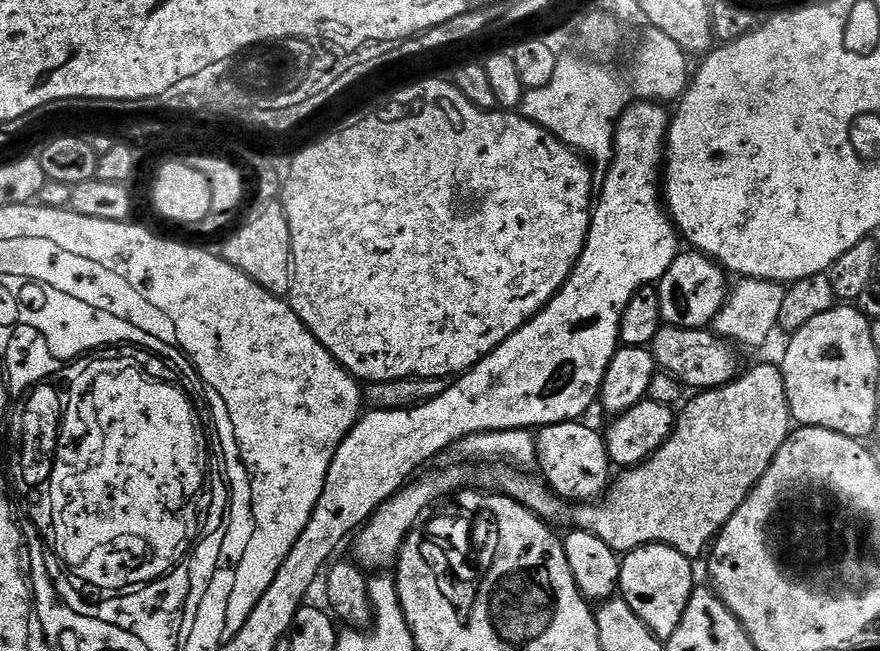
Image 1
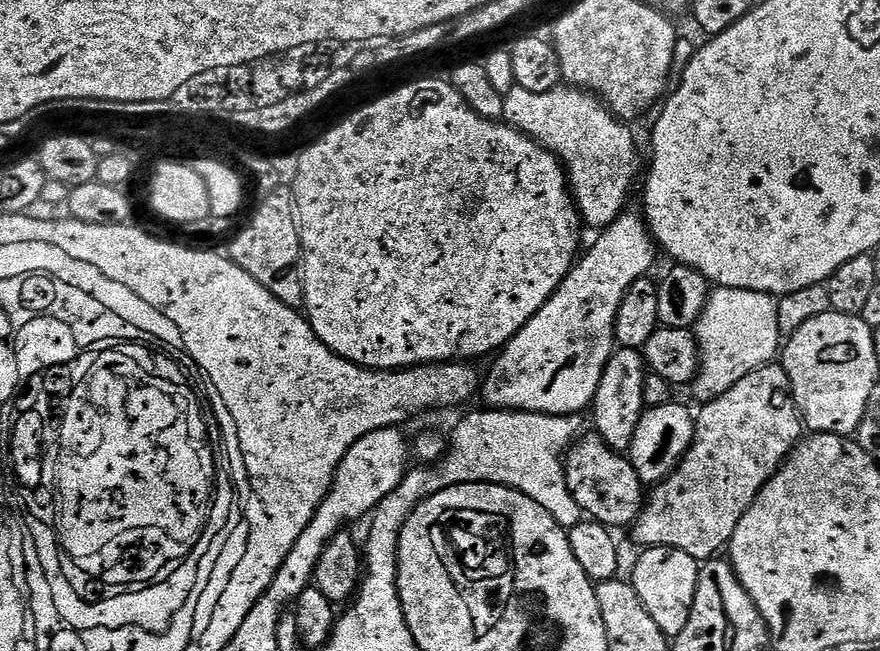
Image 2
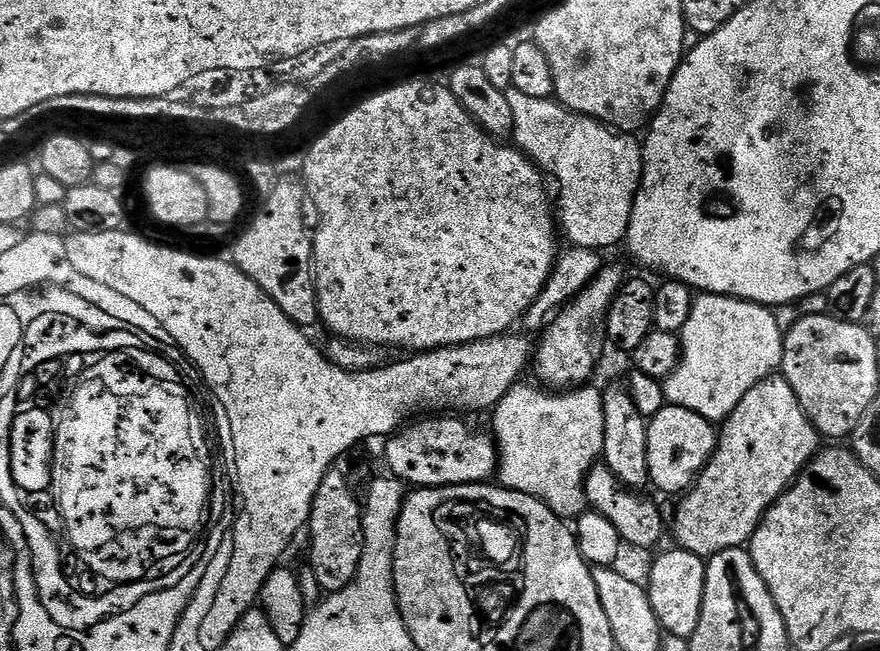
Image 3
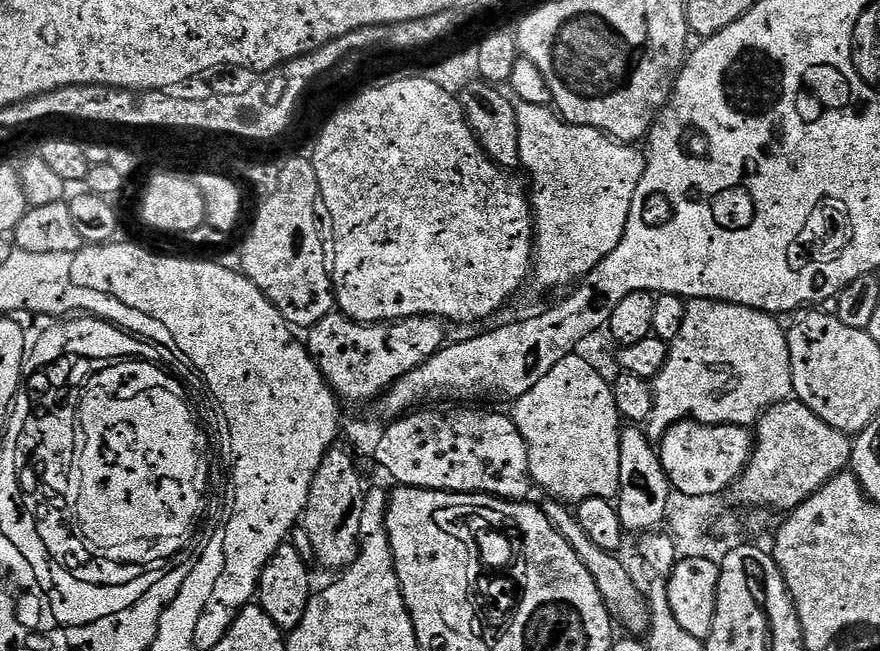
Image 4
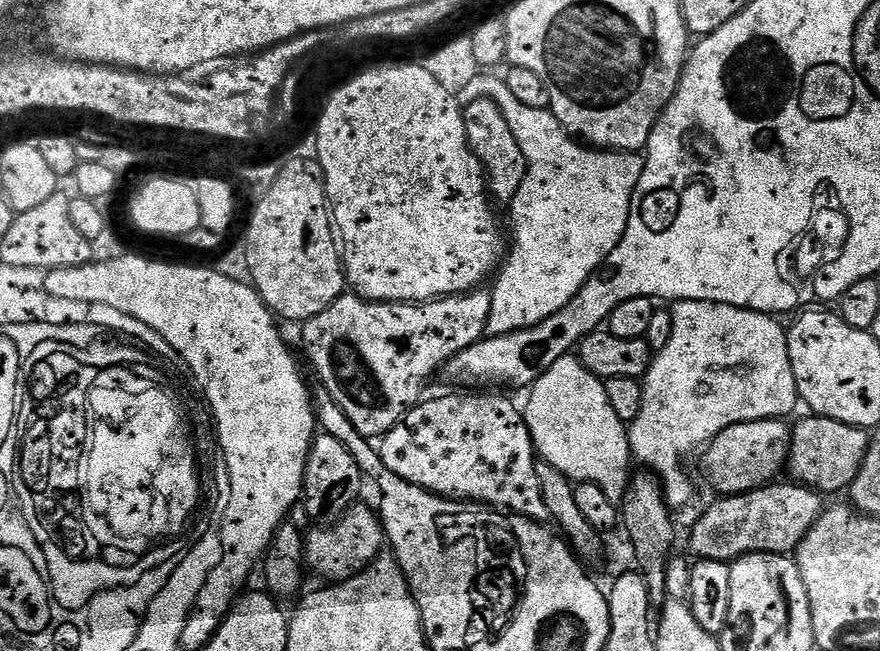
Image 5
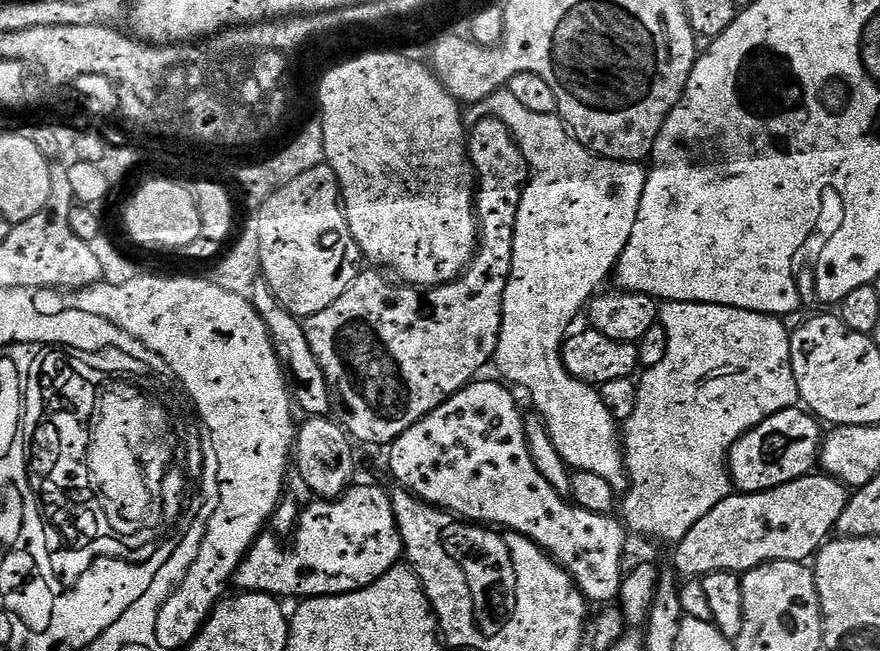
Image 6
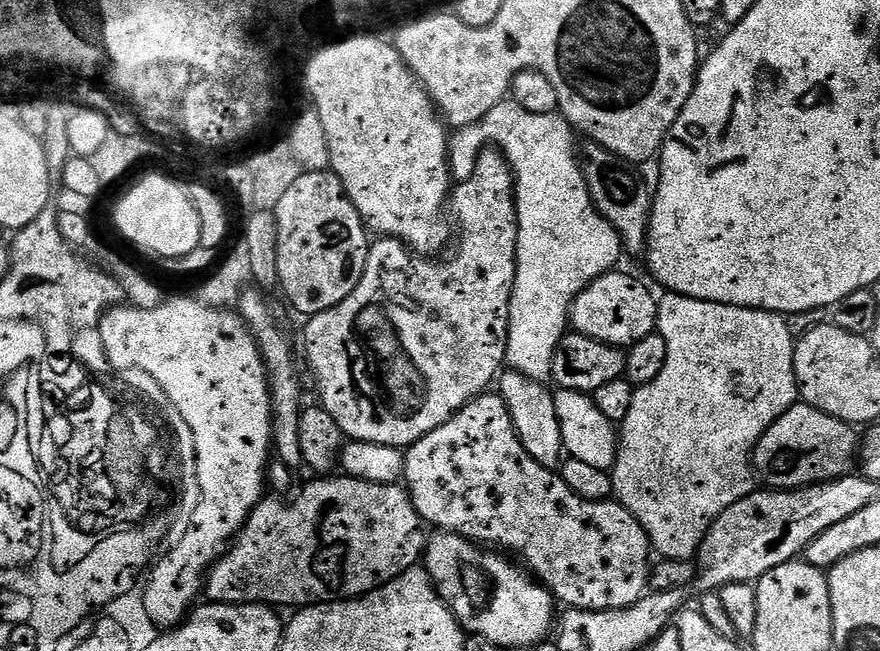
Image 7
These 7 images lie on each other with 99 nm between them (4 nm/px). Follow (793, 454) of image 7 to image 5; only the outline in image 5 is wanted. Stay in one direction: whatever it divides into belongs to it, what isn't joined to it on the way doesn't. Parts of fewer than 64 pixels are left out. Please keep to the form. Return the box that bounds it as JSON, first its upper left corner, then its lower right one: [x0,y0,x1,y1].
[703,419,792,496]

